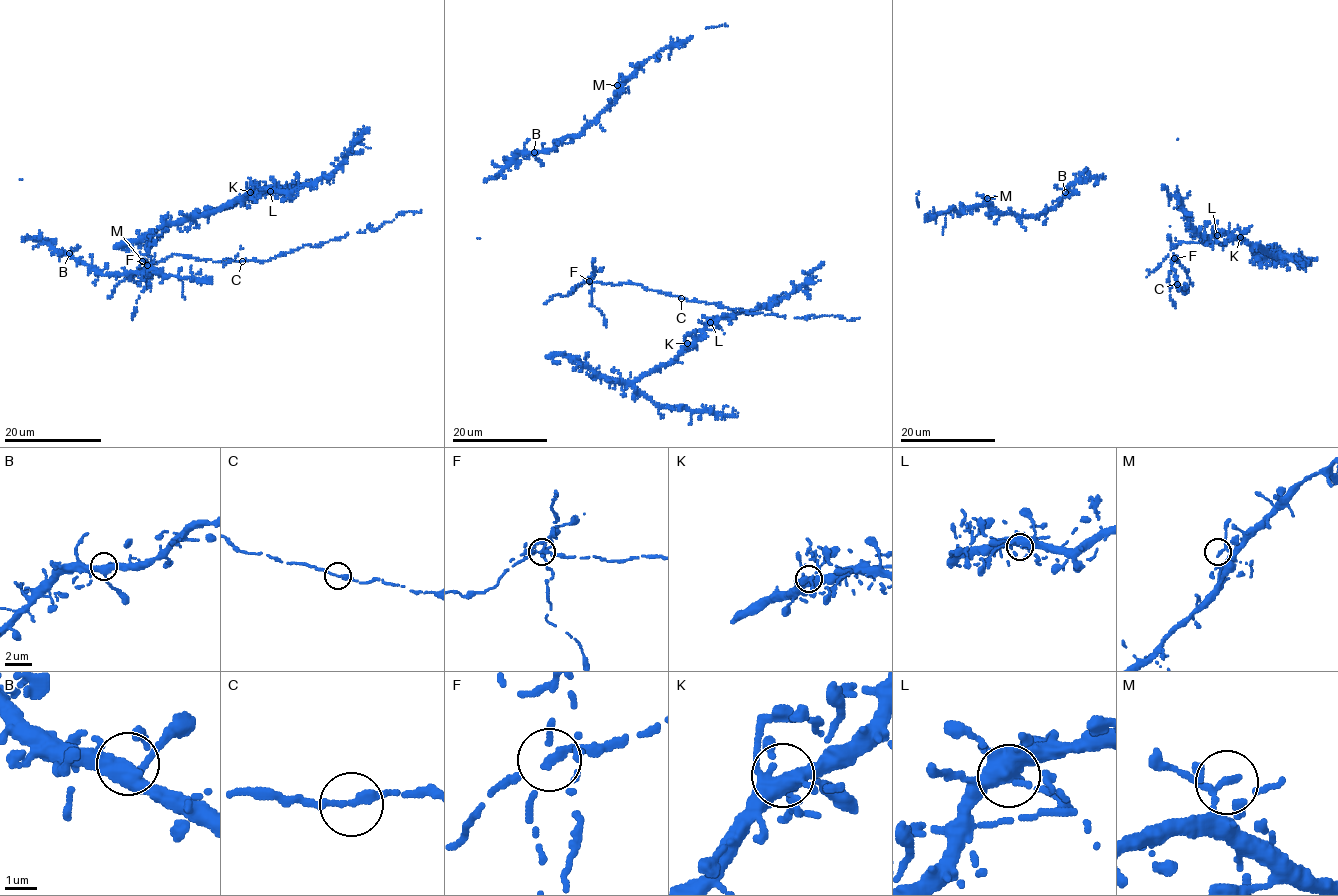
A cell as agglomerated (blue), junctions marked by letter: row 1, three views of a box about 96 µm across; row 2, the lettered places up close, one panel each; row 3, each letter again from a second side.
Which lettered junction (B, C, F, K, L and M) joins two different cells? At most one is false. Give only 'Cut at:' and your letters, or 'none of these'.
Cut at: F

